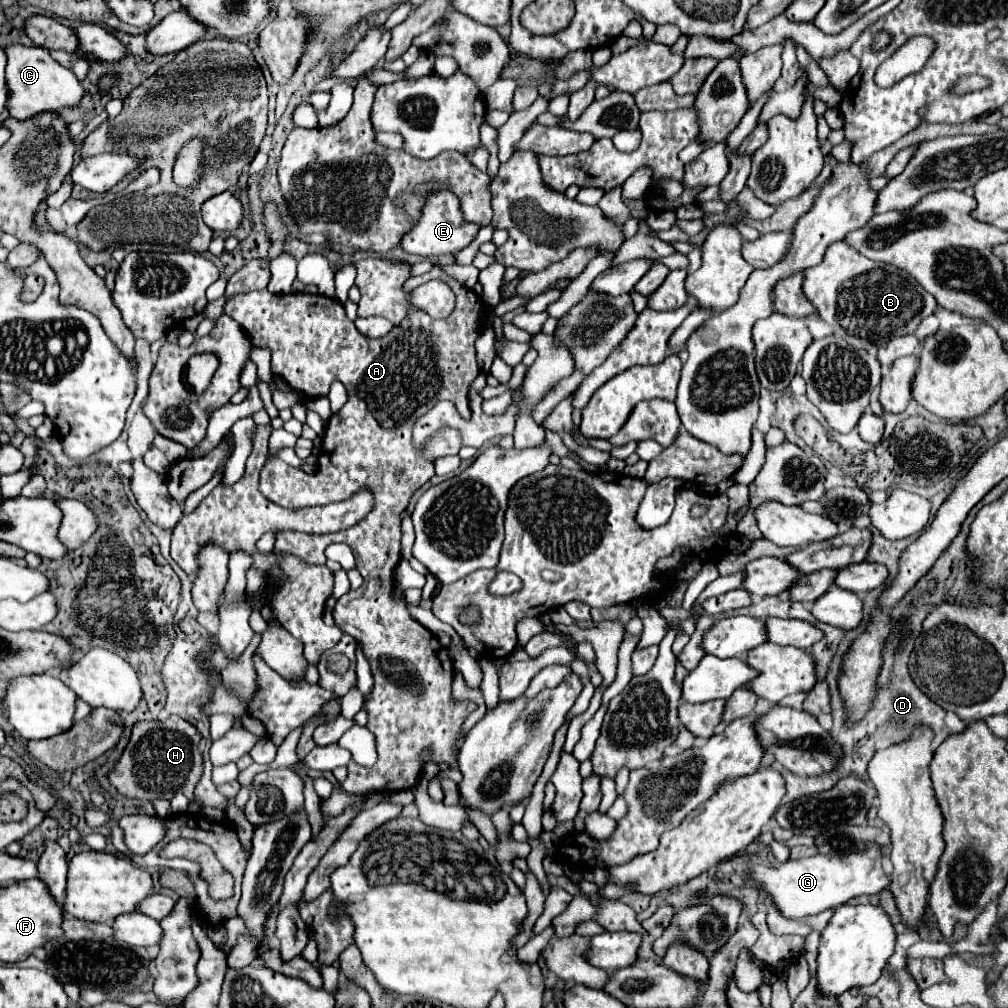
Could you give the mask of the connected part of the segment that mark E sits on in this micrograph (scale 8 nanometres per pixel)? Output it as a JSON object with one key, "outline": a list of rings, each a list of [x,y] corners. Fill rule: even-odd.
{"outline":[[[433,192],[427,198],[421,222],[417,222],[417,226],[409,234],[405,234],[401,248],[409,254],[419,254],[419,256],[455,254],[473,242],[479,228],[481,228],[479,224],[465,222],[461,206],[459,206],[459,198],[453,192]]]}

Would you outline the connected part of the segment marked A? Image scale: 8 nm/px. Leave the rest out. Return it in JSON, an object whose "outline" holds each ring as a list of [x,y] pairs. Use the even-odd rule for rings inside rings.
{"outline":[[[457,282],[457,308],[445,320],[433,320],[419,308],[409,308],[405,320],[395,326],[383,338],[367,338],[363,336],[355,324],[345,316],[345,308],[339,300],[327,298],[321,294],[271,294],[267,288],[243,292],[225,300],[225,314],[237,320],[255,346],[269,346],[273,352],[271,370],[279,374],[289,388],[299,390],[306,398],[327,396],[333,380],[341,380],[347,388],[349,400],[347,404],[331,416],[331,424],[325,428],[325,440],[319,450],[317,470],[307,474],[293,468],[281,460],[271,460],[261,470],[261,494],[283,508],[307,508],[307,506],[325,506],[329,502],[341,502],[343,498],[351,498],[363,484],[369,484],[375,492],[375,510],[361,520],[357,526],[349,530],[341,530],[335,534],[299,534],[299,532],[281,532],[275,538],[275,552],[293,554],[299,560],[310,565],[324,565],[327,558],[325,548],[331,542],[347,544],[357,560],[357,568],[361,570],[363,584],[357,590],[351,590],[341,596],[333,610],[335,626],[341,632],[353,636],[361,648],[365,658],[371,664],[371,672],[375,678],[373,694],[367,700],[369,712],[369,730],[377,736],[379,760],[371,768],[355,766],[349,762],[349,776],[343,782],[347,792],[395,792],[413,788],[423,770],[423,752],[429,750],[429,758],[433,762],[451,762],[455,764],[457,738],[461,734],[461,726],[465,718],[477,708],[473,702],[455,702],[451,698],[451,682],[453,682],[453,660],[449,650],[441,648],[435,634],[423,628],[415,618],[411,618],[405,600],[395,598],[395,578],[393,568],[401,560],[401,514],[407,508],[415,490],[419,490],[431,478],[431,462],[426,458],[438,458],[458,454],[461,449],[459,432],[446,428],[433,435],[422,451],[415,450],[411,444],[411,428],[415,420],[429,412],[431,406],[439,400],[451,400],[457,404],[457,410],[463,418],[471,418],[471,408],[467,404],[469,384],[479,374],[475,340],[485,328],[485,302],[473,290],[461,286]],[[395,420],[405,420],[395,428]]]}

